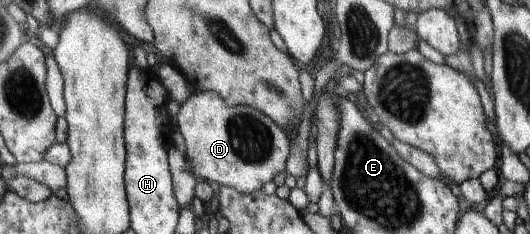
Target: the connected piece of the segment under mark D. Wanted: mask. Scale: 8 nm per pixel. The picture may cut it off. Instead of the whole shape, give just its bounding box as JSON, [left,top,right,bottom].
[176,90,290,194]

